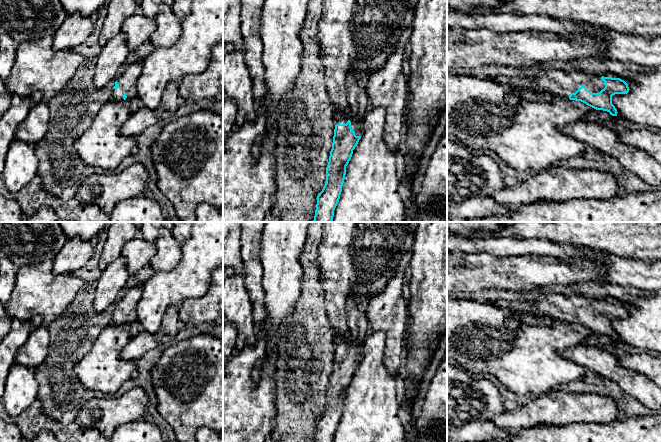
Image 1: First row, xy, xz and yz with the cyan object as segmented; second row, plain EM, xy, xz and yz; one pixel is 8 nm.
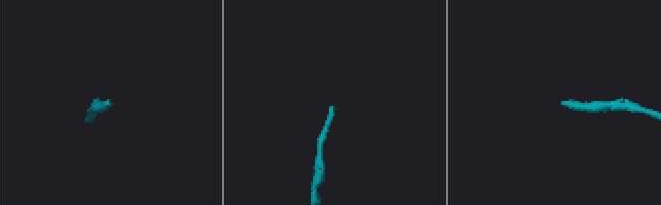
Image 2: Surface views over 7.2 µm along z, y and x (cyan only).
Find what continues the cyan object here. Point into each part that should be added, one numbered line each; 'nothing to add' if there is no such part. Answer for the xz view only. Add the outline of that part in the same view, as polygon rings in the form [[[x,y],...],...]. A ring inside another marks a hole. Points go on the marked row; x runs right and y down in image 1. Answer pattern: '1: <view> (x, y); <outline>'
1: xz (357, 98); [[[354,72],[350,73],[347,95],[350,112],[336,119],[336,124],[346,124],[350,120],[351,128],[354,130],[356,136],[363,135],[362,122],[368,110],[366,84],[367,78],[358,77]]]

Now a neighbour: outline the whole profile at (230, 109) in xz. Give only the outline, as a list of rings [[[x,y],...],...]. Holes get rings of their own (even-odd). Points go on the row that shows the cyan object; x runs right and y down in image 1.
[[[223,90],[223,153],[225,151],[227,135],[235,126],[237,112],[236,102]]]

